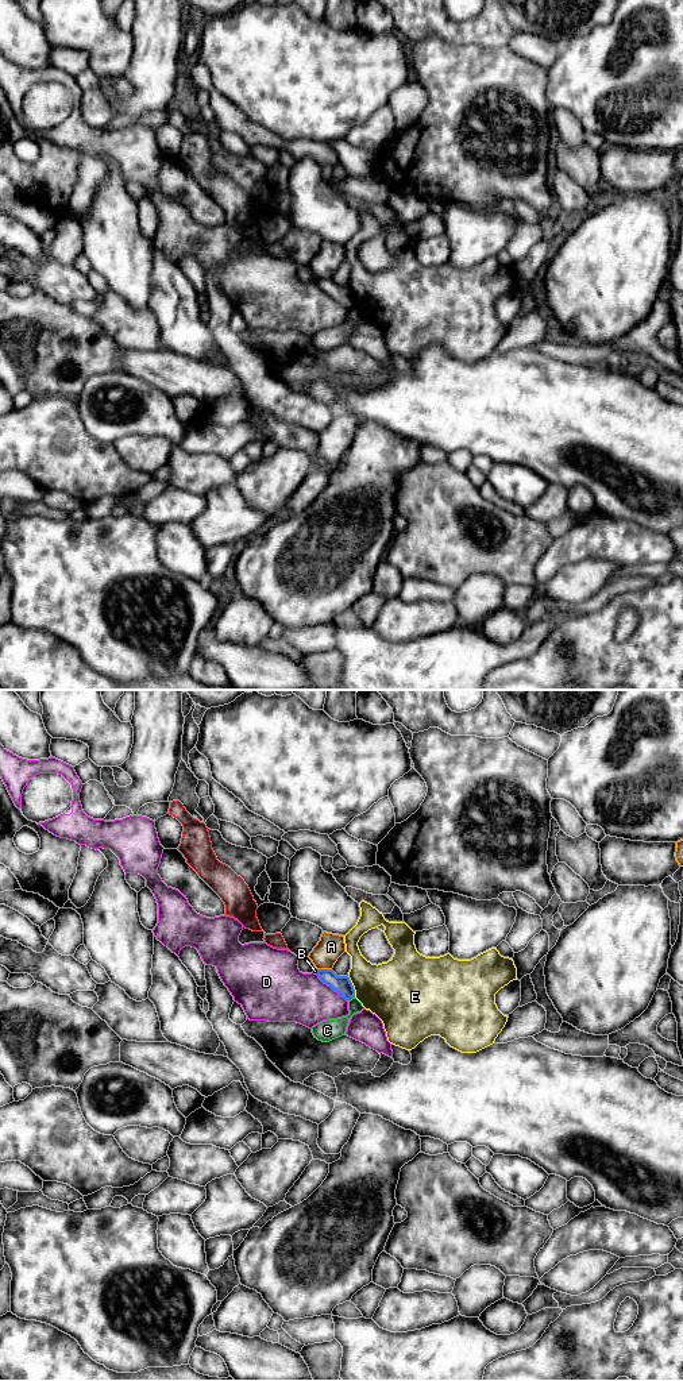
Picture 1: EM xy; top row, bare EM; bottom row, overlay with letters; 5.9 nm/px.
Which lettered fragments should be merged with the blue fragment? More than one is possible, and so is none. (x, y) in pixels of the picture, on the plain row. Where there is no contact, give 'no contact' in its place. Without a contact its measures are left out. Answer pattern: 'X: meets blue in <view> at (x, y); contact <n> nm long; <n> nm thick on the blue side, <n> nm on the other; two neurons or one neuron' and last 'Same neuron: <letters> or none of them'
A: meets blue in xy at (324, 278); contact 90 nm long; 110 nm thick on the blue side, 160 nm on the other; two neurons
B: meets blue in xy at (317, 280); contact 30 nm long; 110 nm thick on the blue side, 20 nm on the other; two neurons
C: meets blue in xy at (351, 307); contact 50 nm long; 110 nm thick on the blue side, 130 nm on the other; two neurons
D: meets blue in xy at (331, 296); contact 260 nm long; 110 nm thick on the blue side, 300 nm on the other; two neurons
E: meets blue in xy at (352, 296); contact 140 nm long; 110 nm thick on the blue side, 360 nm on the other; two neurons
Same neuron: none of them

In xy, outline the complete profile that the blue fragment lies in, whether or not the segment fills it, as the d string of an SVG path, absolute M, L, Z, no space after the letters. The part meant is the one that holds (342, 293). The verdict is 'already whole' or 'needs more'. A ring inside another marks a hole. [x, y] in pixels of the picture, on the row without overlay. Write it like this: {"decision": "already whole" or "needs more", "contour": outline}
{"decision": "already whole", "contour": "M317 278L316 283L346 309L355 306L355 298L348 285L337 285L332 278Z"}

